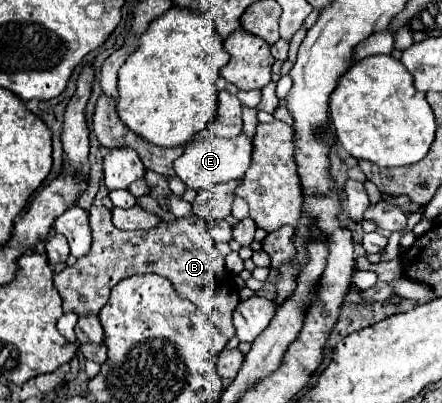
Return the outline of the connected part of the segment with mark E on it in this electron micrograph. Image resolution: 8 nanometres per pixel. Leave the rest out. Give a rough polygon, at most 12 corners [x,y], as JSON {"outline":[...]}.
{"outline":[[203,138],[173,164],[187,188],[239,180],[253,138]]}

